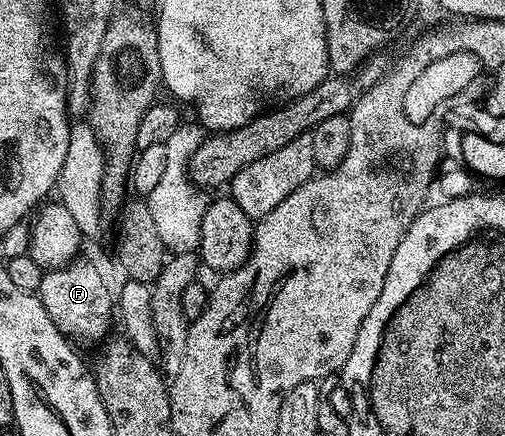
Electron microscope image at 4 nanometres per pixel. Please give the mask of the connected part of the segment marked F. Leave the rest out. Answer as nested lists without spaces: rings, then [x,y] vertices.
[[[83,260],[46,270],[37,296],[45,311],[49,311],[49,319],[57,323],[67,338],[99,339],[113,327],[113,289],[107,286],[102,271],[93,262]]]

